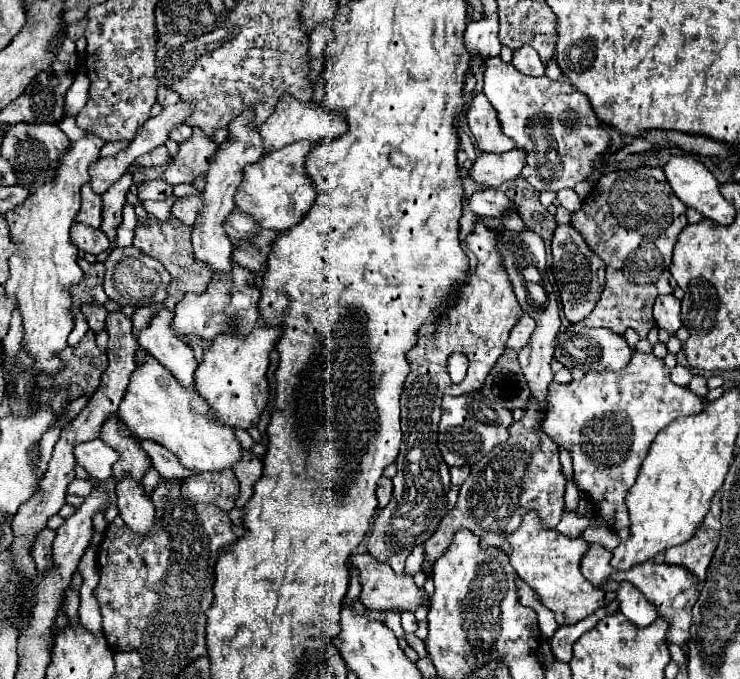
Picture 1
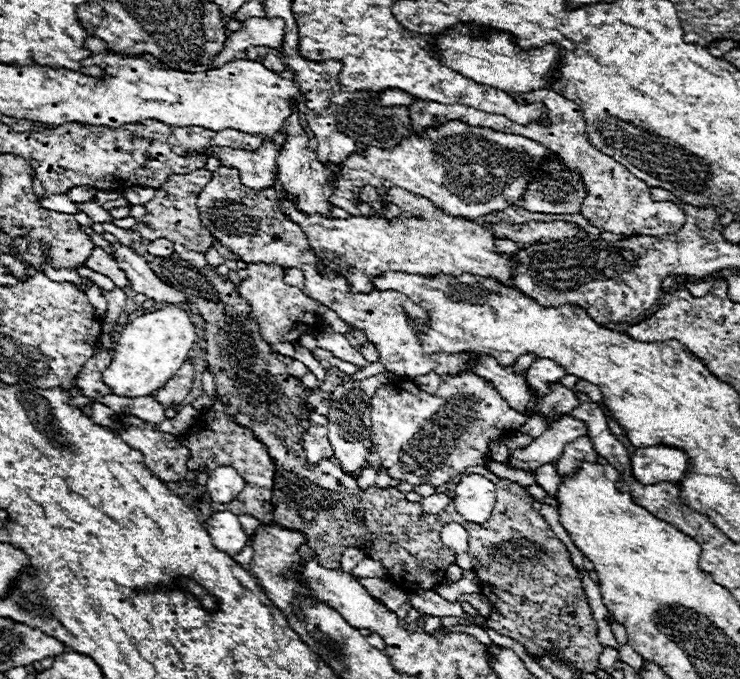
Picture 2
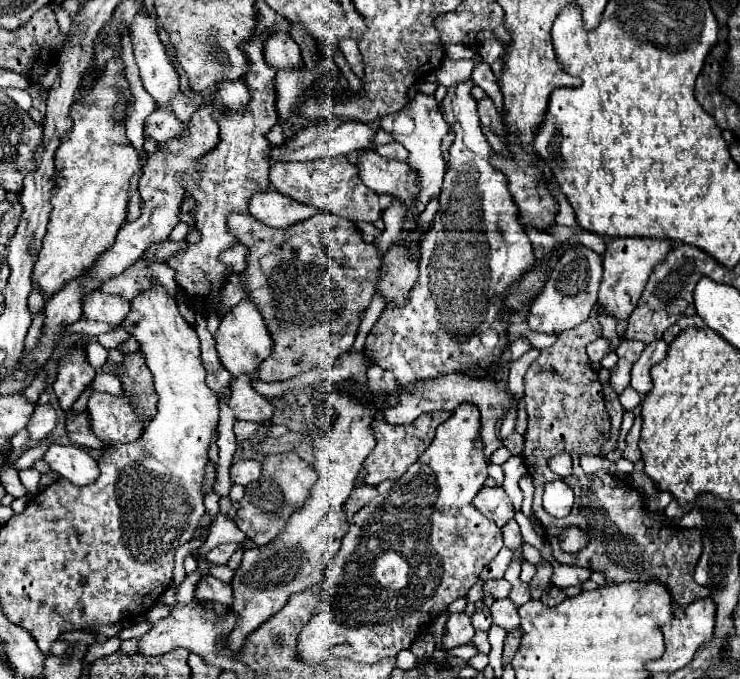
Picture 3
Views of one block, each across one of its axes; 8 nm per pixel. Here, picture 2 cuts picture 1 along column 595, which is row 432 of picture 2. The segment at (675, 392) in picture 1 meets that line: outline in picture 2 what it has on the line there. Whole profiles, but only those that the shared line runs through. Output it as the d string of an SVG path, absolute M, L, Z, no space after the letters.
M462 372L458 376L442 376L440 390L434 396L410 380L382 384L370 400L370 418L374 448L366 464L384 466L392 478L410 484L444 486L466 468L484 466L488 444L520 428L530 416L510 408L480 376Z

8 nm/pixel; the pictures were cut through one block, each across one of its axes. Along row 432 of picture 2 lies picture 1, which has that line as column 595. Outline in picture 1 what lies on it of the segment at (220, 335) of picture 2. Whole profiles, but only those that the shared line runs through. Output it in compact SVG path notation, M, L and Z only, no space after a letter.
M570 224L556 228L552 236L552 258L554 258L552 270L554 270L556 284L560 286L560 300L562 300L564 316L568 322L578 324L590 314L590 310L594 310L604 290L604 264Z

